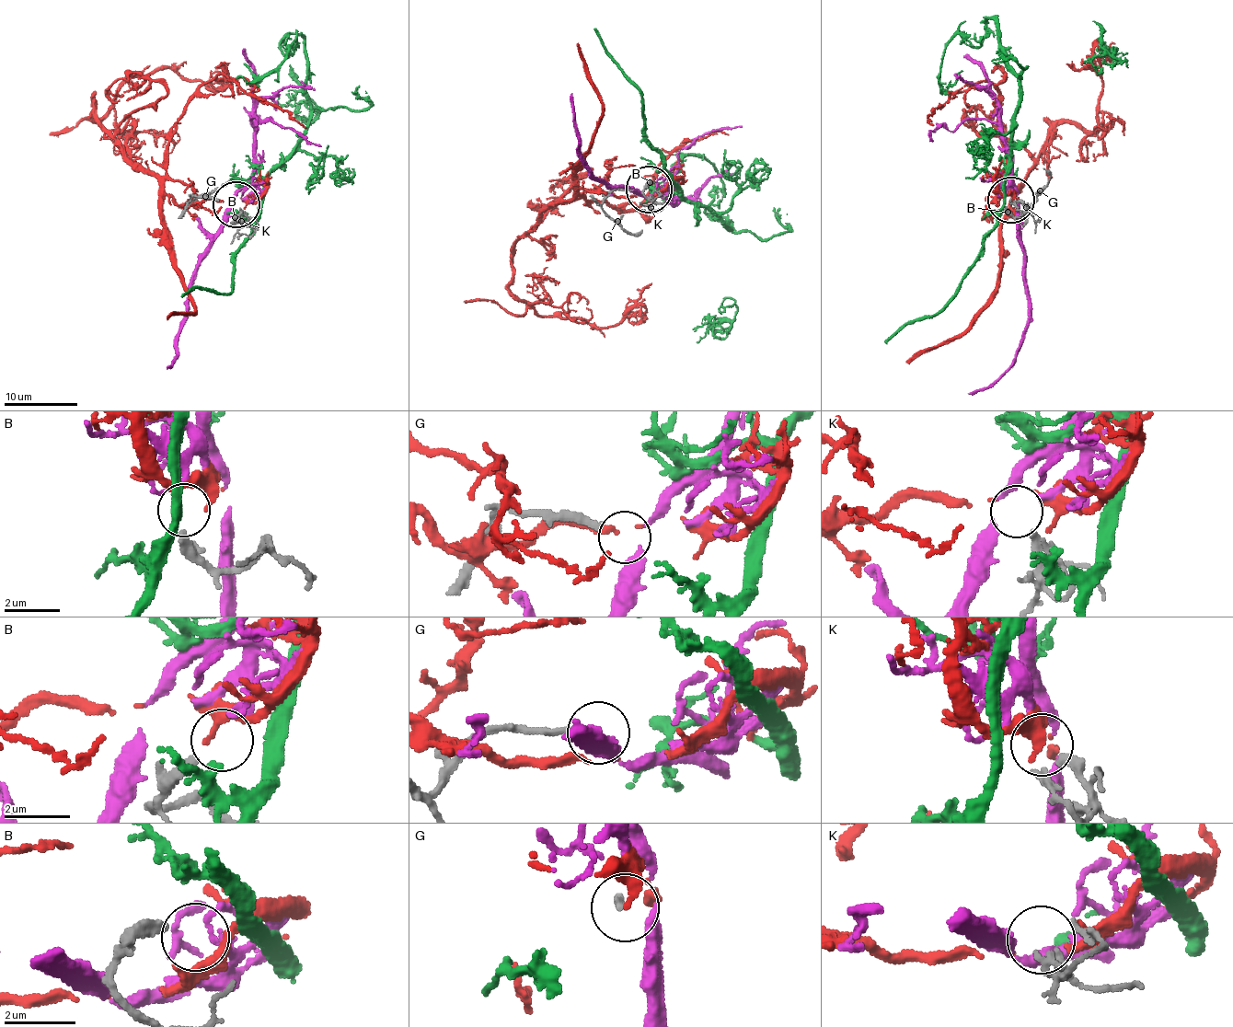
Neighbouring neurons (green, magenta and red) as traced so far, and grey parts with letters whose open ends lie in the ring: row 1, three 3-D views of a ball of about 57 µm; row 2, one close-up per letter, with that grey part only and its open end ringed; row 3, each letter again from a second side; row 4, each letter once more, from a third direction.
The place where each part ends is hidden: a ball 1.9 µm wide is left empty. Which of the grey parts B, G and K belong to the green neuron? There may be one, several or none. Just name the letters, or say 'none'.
none

